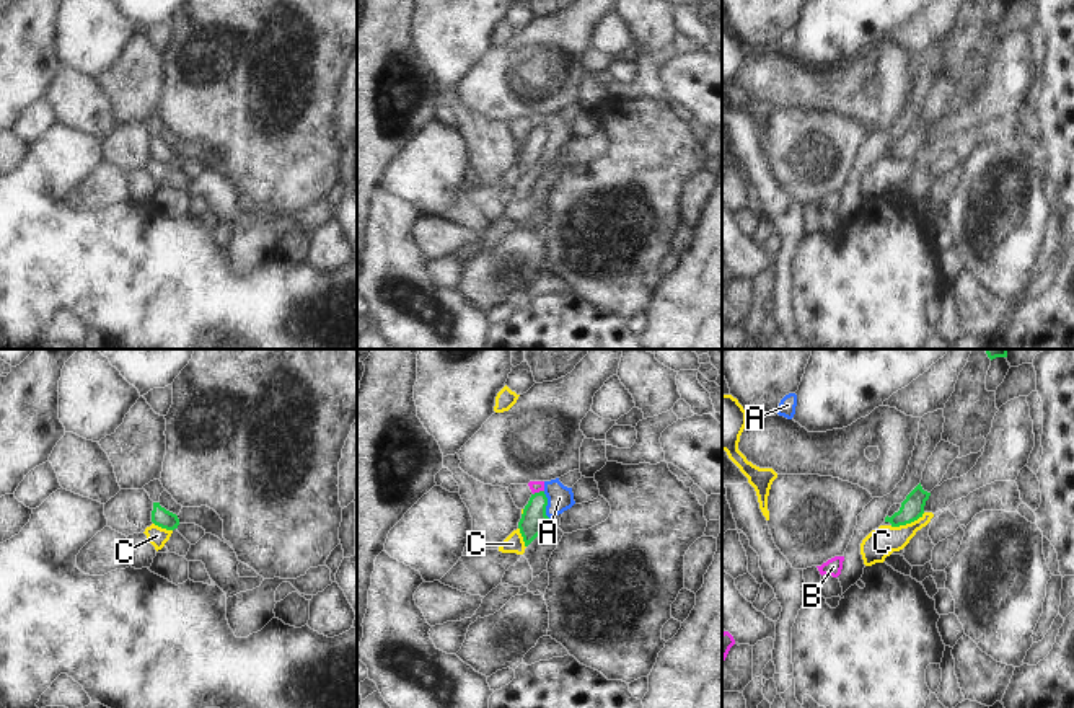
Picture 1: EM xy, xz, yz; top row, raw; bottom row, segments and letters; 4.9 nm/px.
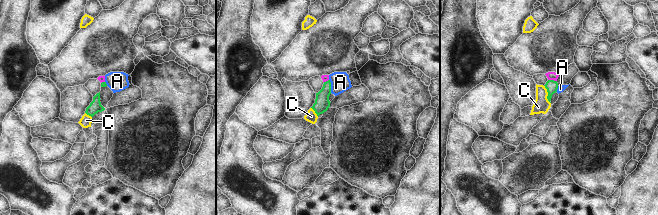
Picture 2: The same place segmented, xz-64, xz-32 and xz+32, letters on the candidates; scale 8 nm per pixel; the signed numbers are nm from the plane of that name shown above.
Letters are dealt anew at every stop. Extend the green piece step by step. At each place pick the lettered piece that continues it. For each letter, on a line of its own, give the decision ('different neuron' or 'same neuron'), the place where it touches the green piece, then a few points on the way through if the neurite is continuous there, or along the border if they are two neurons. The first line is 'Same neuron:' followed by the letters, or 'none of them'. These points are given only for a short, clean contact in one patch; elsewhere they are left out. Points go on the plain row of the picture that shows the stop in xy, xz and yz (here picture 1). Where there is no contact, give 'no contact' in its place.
Same neuron: none of them
A: different neuron | xz (546, 139) | along xz (543, 126), (550, 152)
B: different neuron | xz (540, 126) | along xz (543, 124), (533, 129)
C: different neuron | yz (906, 157) | along yz (924, 147), (910, 157), (890, 160)

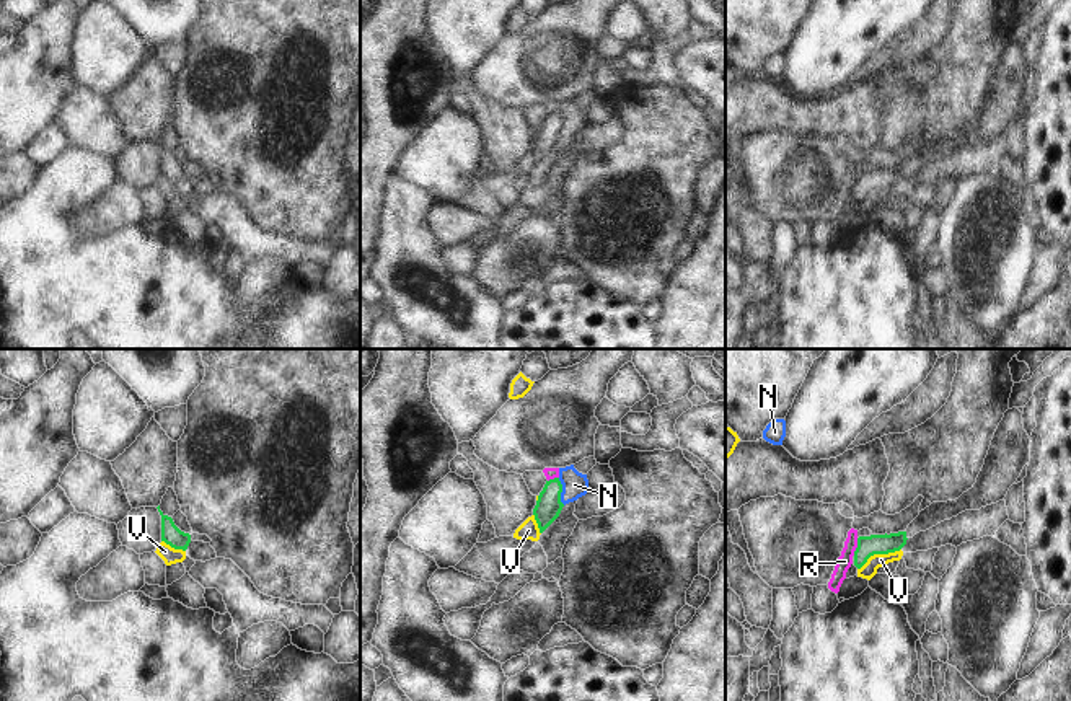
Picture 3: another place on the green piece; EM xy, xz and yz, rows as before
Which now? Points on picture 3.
Same neuron: none of them
N: different neuron | xz (561, 126) | along xz (558, 113), (564, 139)
R: different neuron | yz (858, 181) | along yz (858, 173), (853, 189)
V: different neuron | yz (879, 188) | along yz (900, 183), (890, 188), (874, 188), (858, 204)

